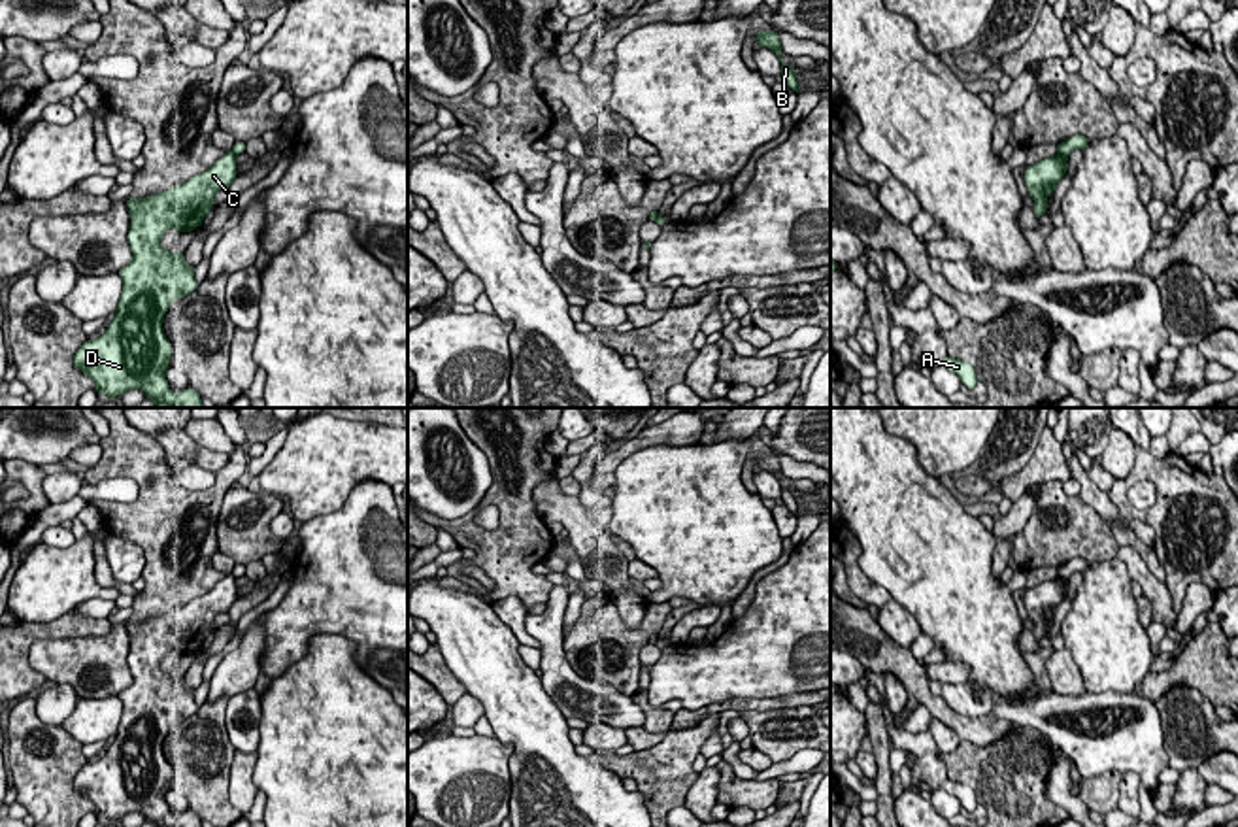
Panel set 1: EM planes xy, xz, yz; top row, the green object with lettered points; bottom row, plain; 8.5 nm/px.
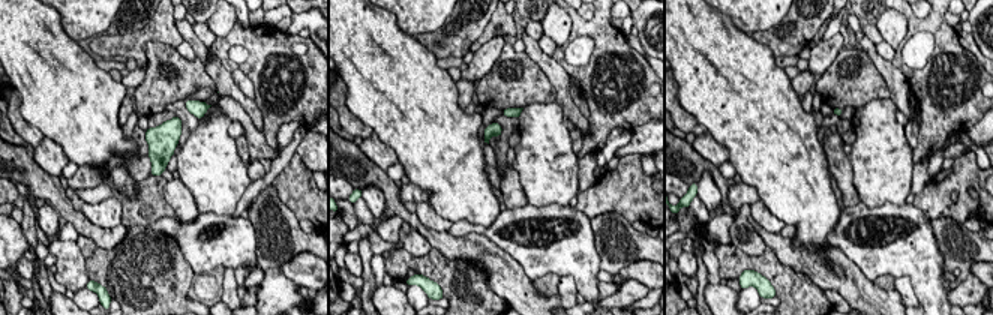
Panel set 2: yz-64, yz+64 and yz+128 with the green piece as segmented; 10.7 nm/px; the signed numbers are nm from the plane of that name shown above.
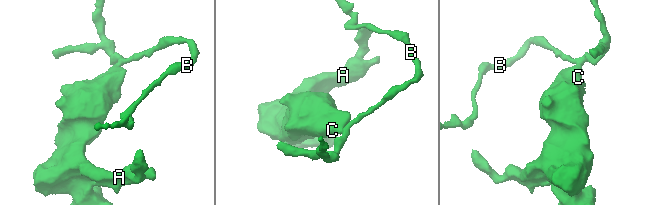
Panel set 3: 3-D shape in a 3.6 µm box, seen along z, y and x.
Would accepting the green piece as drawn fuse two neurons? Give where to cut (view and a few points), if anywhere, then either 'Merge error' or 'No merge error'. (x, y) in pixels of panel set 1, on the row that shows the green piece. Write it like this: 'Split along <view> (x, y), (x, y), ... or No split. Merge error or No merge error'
Split along yz (1059, 153), (1067, 157). Merge error

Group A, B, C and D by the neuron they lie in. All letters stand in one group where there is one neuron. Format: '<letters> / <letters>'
A C D / B

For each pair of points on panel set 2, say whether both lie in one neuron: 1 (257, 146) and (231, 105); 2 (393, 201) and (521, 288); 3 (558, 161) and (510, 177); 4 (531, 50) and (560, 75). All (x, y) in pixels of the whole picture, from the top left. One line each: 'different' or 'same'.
1: same
2: same
3: different
4: same

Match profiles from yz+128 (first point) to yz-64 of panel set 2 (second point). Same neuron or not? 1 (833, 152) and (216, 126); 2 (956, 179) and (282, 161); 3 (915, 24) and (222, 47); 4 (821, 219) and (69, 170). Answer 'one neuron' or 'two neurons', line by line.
1: two neurons
2: two neurons
3: one neuron
4: two neurons

